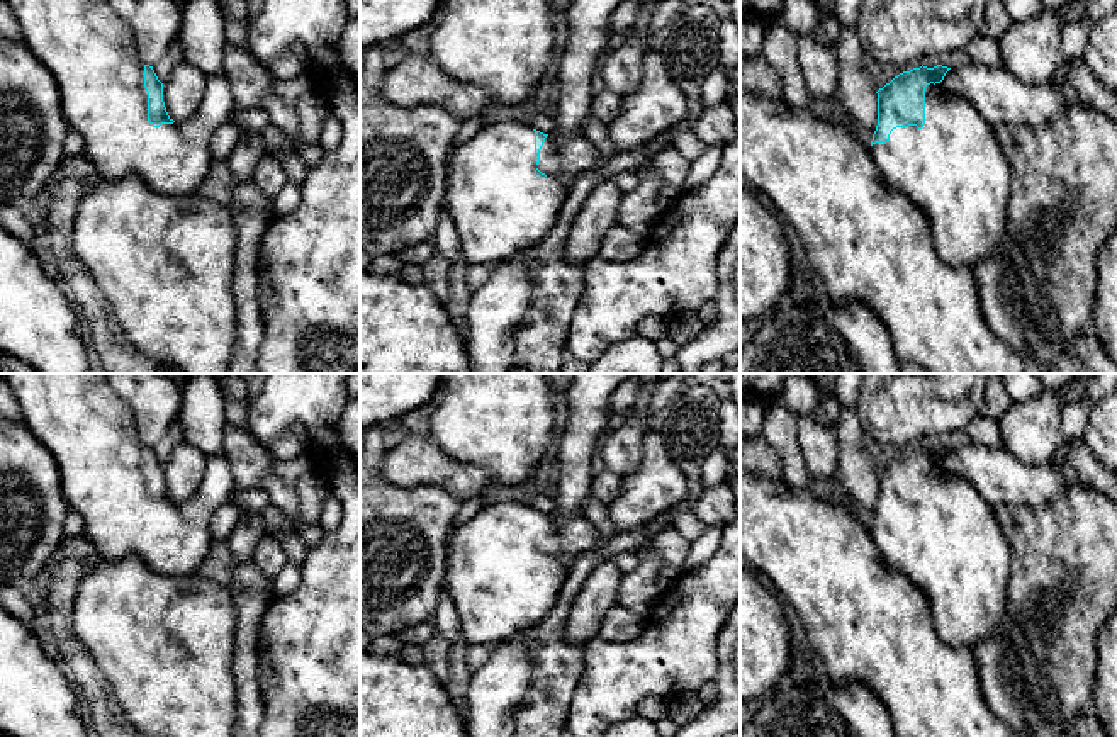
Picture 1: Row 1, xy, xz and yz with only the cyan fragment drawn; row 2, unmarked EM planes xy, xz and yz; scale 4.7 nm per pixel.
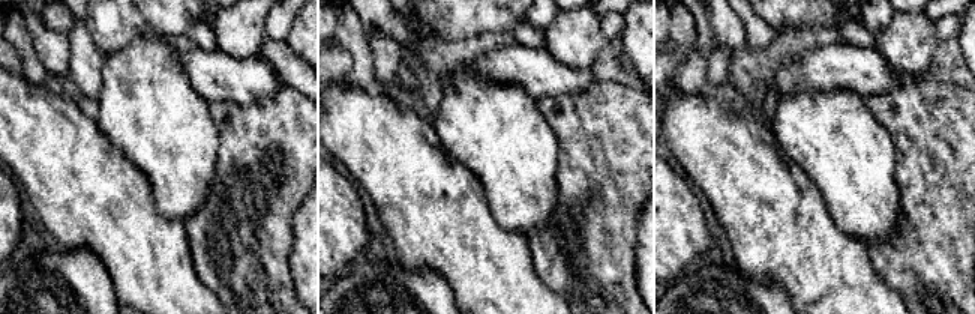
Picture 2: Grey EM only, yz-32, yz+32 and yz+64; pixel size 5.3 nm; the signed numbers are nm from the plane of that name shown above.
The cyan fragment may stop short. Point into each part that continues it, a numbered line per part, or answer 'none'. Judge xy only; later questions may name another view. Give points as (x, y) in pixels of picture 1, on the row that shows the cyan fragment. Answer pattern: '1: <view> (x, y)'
1: xy (89, 48)

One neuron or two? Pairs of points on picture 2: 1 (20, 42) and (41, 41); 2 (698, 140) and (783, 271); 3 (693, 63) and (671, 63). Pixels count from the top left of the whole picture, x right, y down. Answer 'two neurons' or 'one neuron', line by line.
1: two neurons
2: one neuron
3: two neurons

